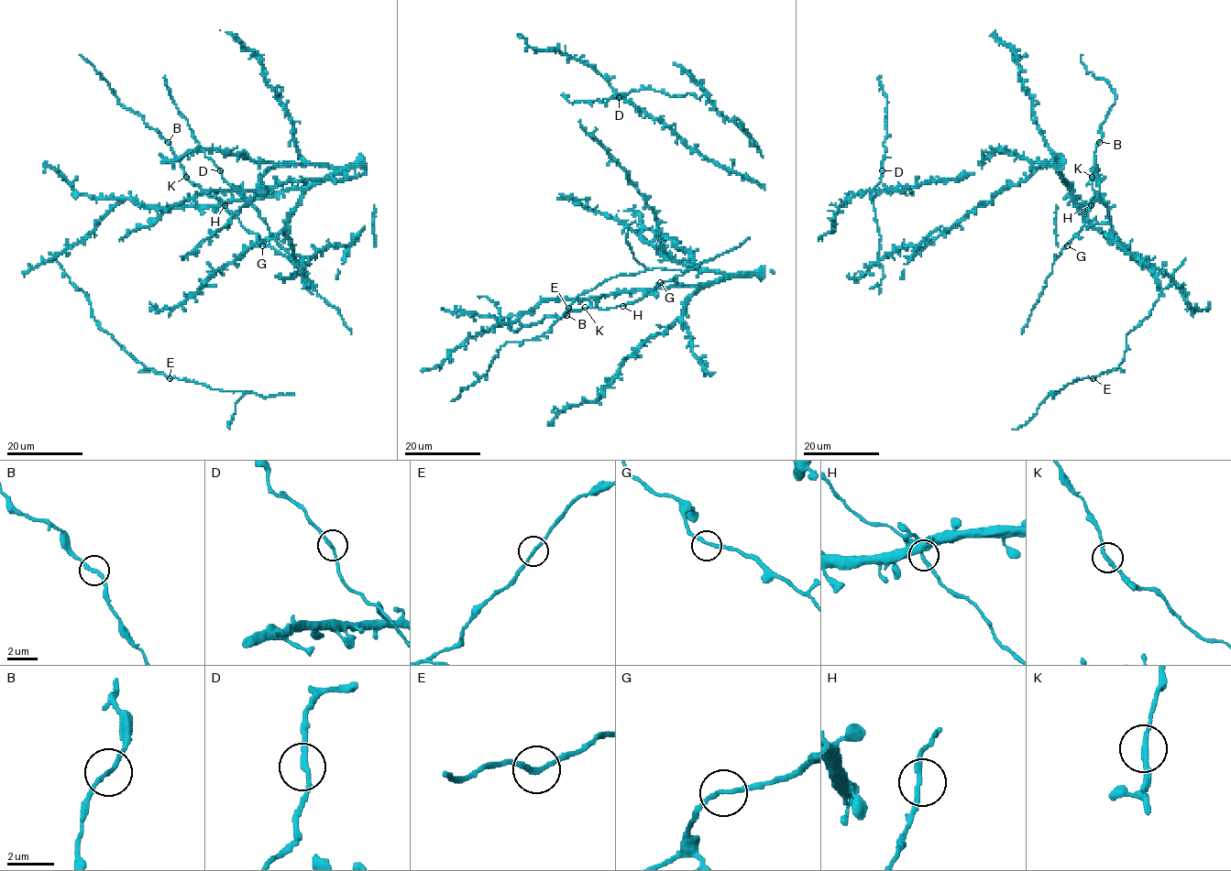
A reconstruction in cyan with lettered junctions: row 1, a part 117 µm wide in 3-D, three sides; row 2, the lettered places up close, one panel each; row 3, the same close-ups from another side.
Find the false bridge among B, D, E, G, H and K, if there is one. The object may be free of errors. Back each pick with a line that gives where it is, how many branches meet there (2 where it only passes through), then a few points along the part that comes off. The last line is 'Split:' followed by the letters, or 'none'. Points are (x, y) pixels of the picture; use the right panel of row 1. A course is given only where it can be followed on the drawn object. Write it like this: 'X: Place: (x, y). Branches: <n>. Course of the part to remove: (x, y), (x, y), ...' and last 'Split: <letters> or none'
Split: none

